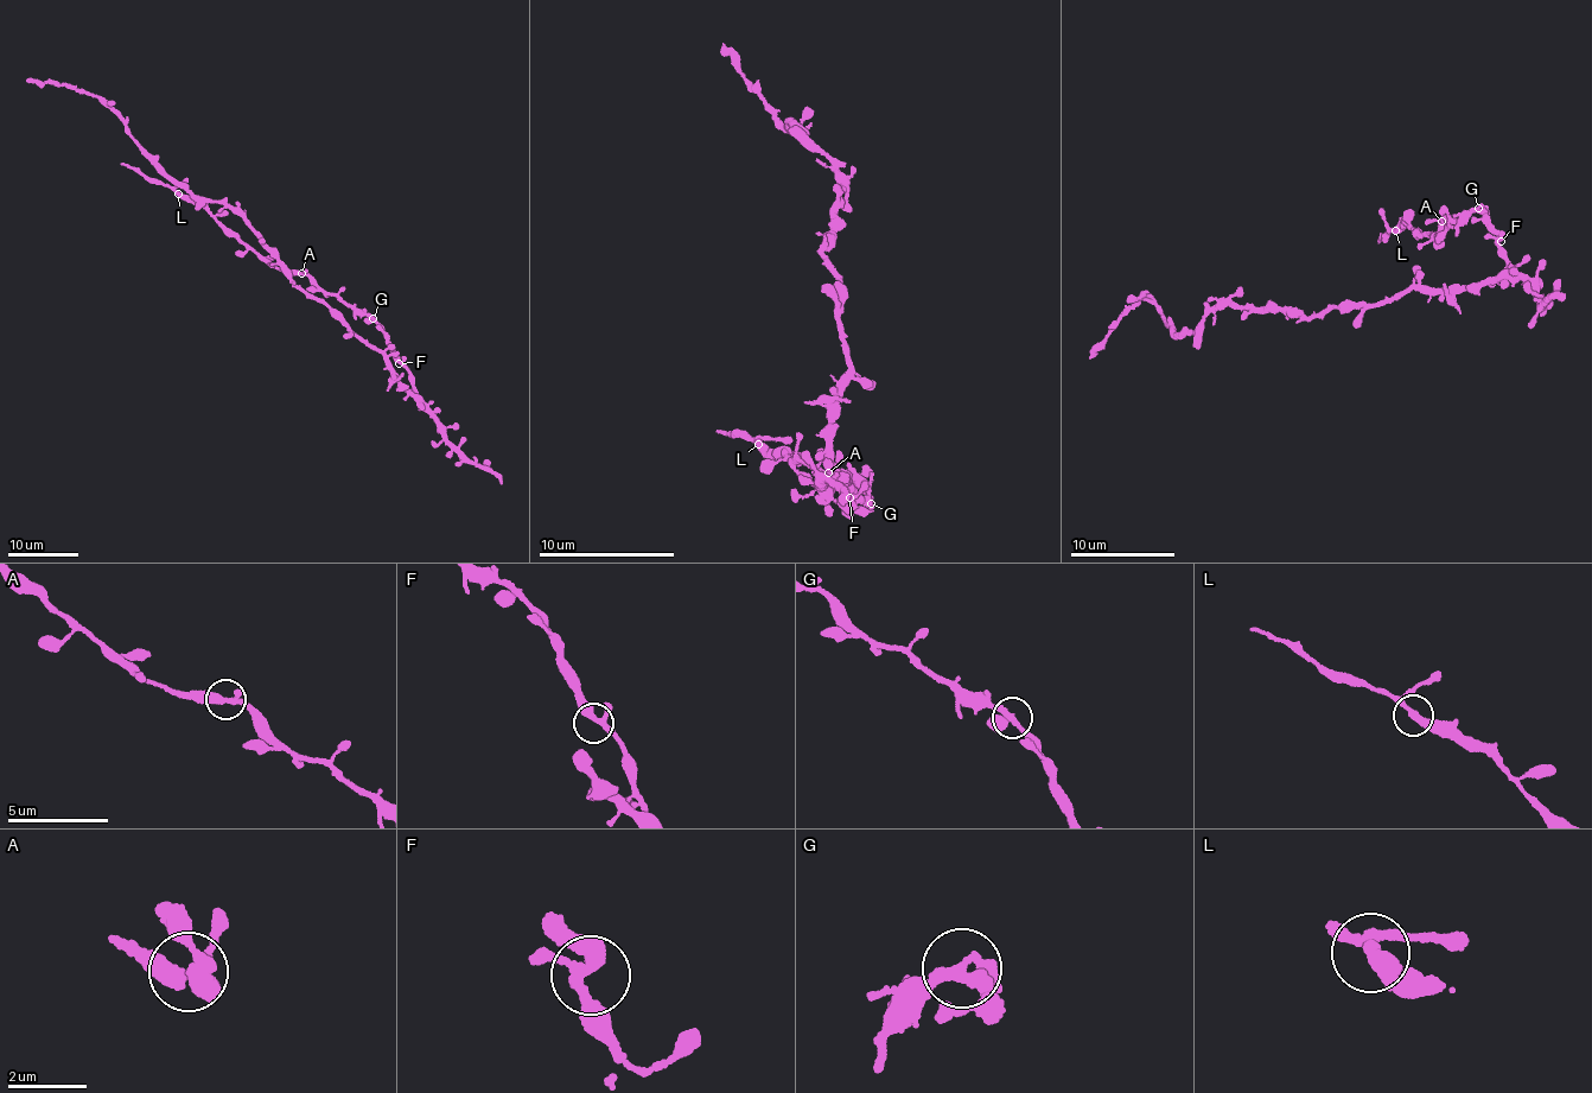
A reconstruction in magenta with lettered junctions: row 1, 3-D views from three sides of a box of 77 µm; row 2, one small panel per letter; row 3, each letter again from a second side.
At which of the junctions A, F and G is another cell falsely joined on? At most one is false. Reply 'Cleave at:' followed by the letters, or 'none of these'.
Cleave at: none of these

